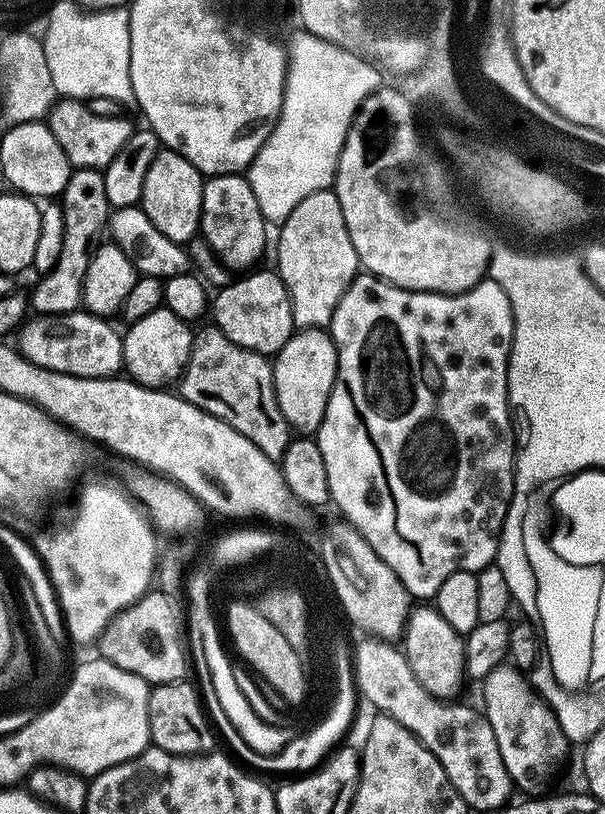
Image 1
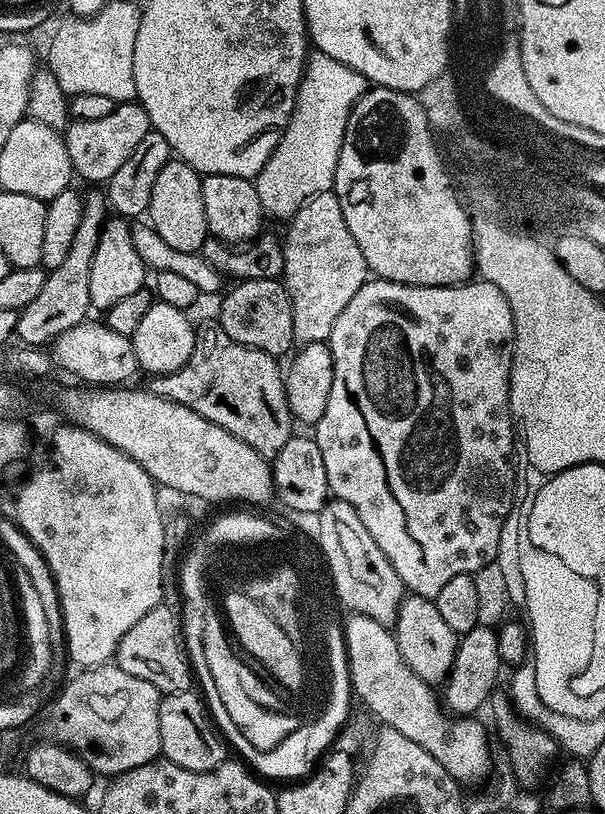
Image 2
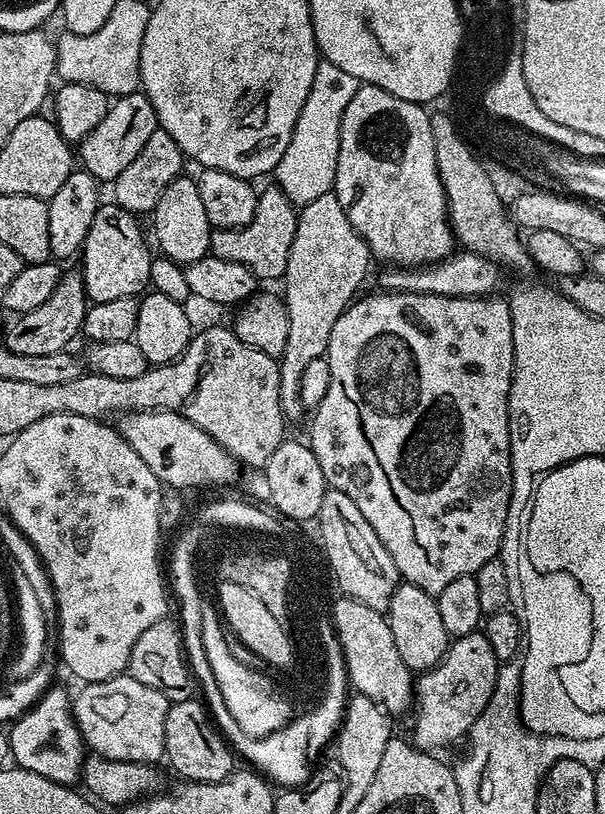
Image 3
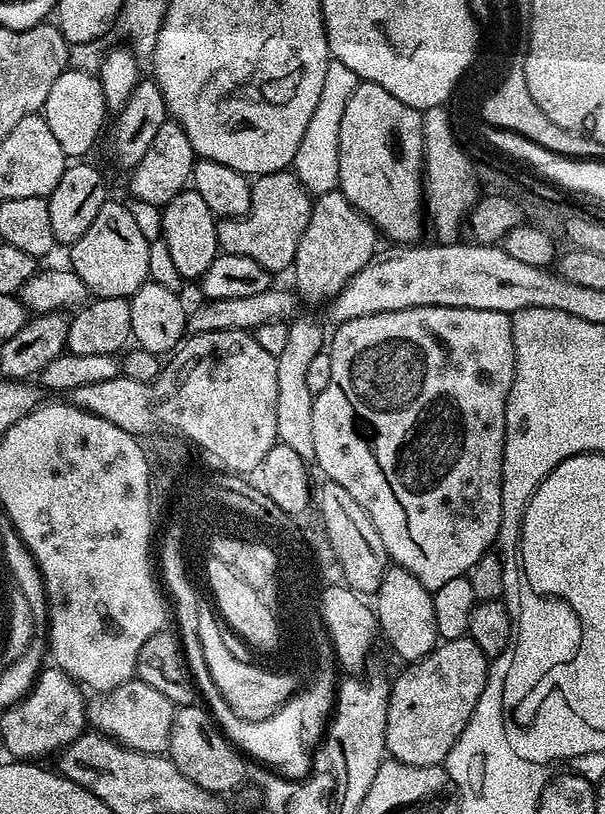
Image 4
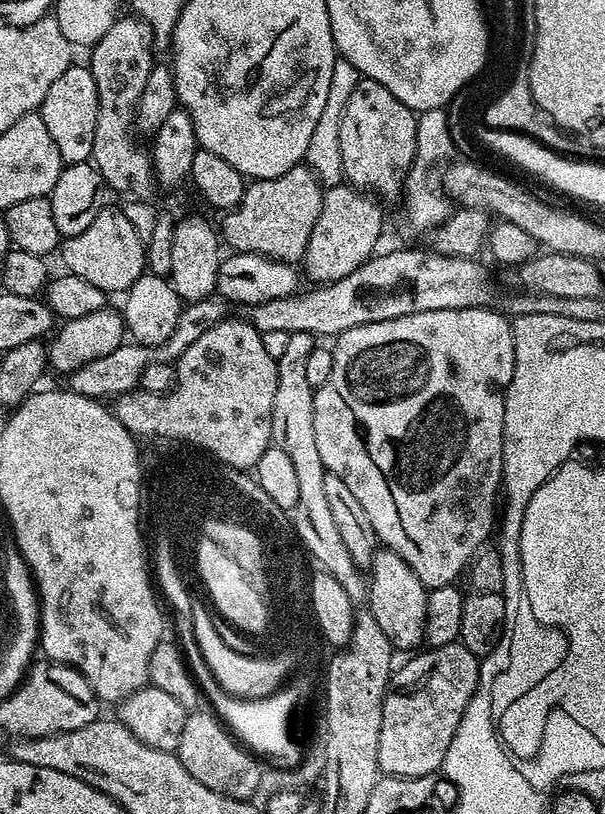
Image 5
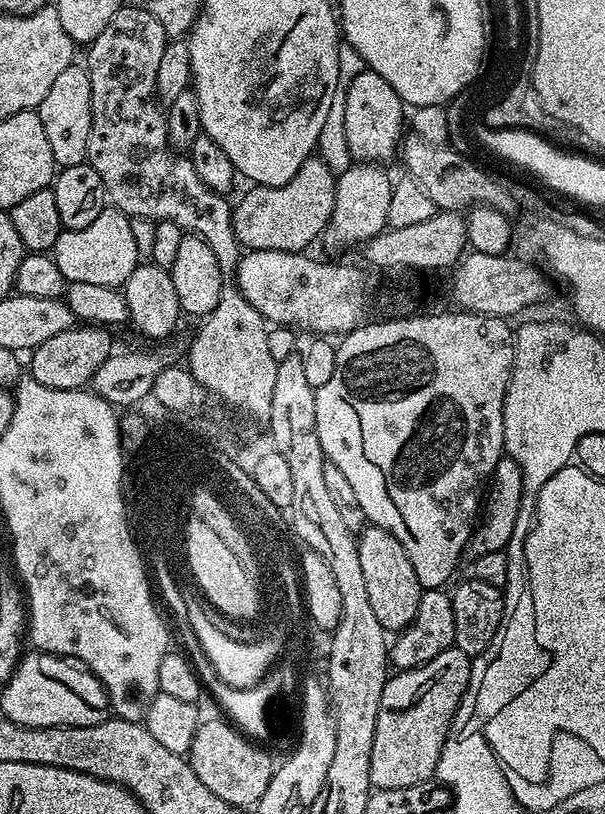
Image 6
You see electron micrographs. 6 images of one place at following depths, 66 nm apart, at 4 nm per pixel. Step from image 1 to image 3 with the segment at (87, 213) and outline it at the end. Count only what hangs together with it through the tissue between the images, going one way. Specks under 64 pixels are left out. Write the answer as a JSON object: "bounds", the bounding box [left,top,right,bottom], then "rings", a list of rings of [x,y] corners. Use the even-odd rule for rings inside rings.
{"bounds":[2,271,89,354],"rings":[[[65,271],[60,277],[58,286],[42,302],[36,310],[21,312],[16,320],[2,336],[2,343],[14,354],[54,354],[63,352],[69,347],[68,343],[77,335],[81,335],[84,327],[84,315],[88,313],[89,301],[84,295],[84,277],[79,271]]]}

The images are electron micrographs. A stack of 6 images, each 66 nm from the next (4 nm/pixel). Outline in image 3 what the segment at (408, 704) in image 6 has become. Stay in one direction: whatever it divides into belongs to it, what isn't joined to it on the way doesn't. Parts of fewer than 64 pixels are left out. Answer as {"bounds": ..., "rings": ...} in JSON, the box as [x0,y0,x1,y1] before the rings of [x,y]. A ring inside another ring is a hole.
{"bounds":[411,630,500,750],"rings":[[[477,630],[465,636],[455,637],[444,651],[444,657],[434,667],[415,677],[411,743],[425,750],[440,750],[436,748],[444,748],[454,740],[463,741],[472,731],[476,719],[486,710],[492,691],[495,690],[496,676],[500,672],[500,667],[494,654],[494,646],[490,646],[483,631]]]}

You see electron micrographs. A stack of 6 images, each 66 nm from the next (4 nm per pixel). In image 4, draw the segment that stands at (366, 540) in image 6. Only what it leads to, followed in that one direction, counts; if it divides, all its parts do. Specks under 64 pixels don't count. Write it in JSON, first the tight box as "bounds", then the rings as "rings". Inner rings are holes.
{"bounds":[374,566,438,662],"rings":[[[389,566],[384,572],[384,581],[374,594],[374,611],[378,632],[388,639],[388,644],[404,659],[404,662],[420,660],[430,654],[438,643],[436,619],[434,618],[434,602],[432,592],[423,588],[405,568]]]}

